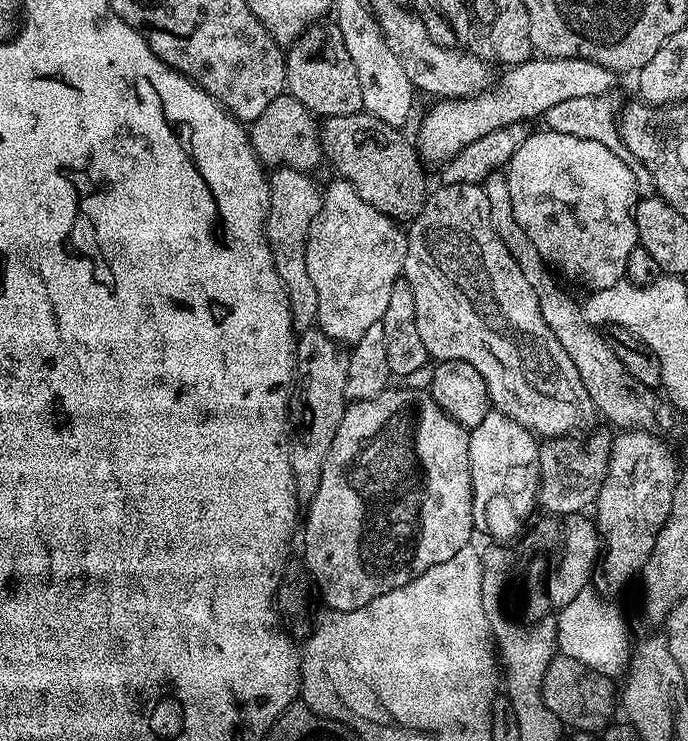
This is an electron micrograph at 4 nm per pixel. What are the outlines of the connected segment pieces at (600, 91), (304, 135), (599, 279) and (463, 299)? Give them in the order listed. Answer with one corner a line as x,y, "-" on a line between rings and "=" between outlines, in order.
533,58
513,64
507,69
504,77
497,79
493,87
487,92
479,92
476,96
467,96
461,100
441,100
437,99
436,104
424,116
424,121
420,124
420,142
418,141
418,151
425,161
437,160
443,162
454,158
458,150
462,150
470,142
478,142
478,138
486,138
486,134
494,134
494,130
502,130
511,124
521,122
539,121
550,110
550,106
558,102
570,102
570,98
594,98
595,96
607,96
613,90
617,73
602,66
598,62
590,62
582,58
=
282,94
266,106
265,112
258,114
258,118
251,121
250,139
252,149
261,165
269,169
293,168
299,172
311,173
312,168
319,166
325,159
323,146
320,145
320,127
317,117
298,98
=
541,130
533,131
514,150
506,169
510,198
514,202
514,215
522,230
534,242
538,254
561,277
581,280
595,290
614,286
625,279
626,262
630,262
630,250
638,247
636,238
636,206
638,193
630,166
622,162
602,142
590,142
586,138
574,138
570,134
558,134
=
445,184
437,189
436,193
433,191
427,197
415,220
407,225
408,245
406,246
406,258
402,273
403,279
408,281
410,290
414,290
414,314
418,318
418,335
426,345
429,357
436,362
441,360
470,362
470,366
474,366
474,370
478,370
478,374
486,382
491,407
521,424
533,436
537,438
564,438
575,433
572,432
575,428
582,427
591,416
594,416
592,399
590,394
586,394
586,386
582,386
582,378
578,375
578,369
574,367
574,362
570,362
570,354
566,354
566,350
562,350
558,338
554,338
550,326
546,326
546,318
542,318
542,310
538,306
538,298
534,294
530,282
526,282
522,270
518,270
518,262
514,262
514,258
510,258
510,250
506,250
506,246
502,246
502,238
498,238
498,234
490,222
490,202
486,202
483,187
479,184

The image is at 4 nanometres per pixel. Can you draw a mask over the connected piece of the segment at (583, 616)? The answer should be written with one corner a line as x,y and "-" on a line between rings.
595,590
577,592
571,597
573,600
564,608
562,616
562,652
563,655
574,658
585,669
597,672
609,678
623,673
630,662
630,644
628,648
628,624
620,613
620,608
611,599
605,598

